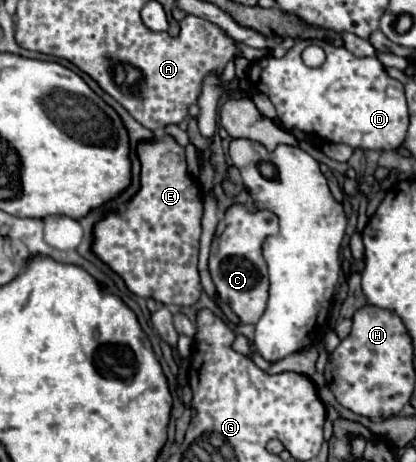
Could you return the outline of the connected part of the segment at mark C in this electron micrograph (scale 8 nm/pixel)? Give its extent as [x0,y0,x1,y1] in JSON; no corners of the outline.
[210,205,278,323]

